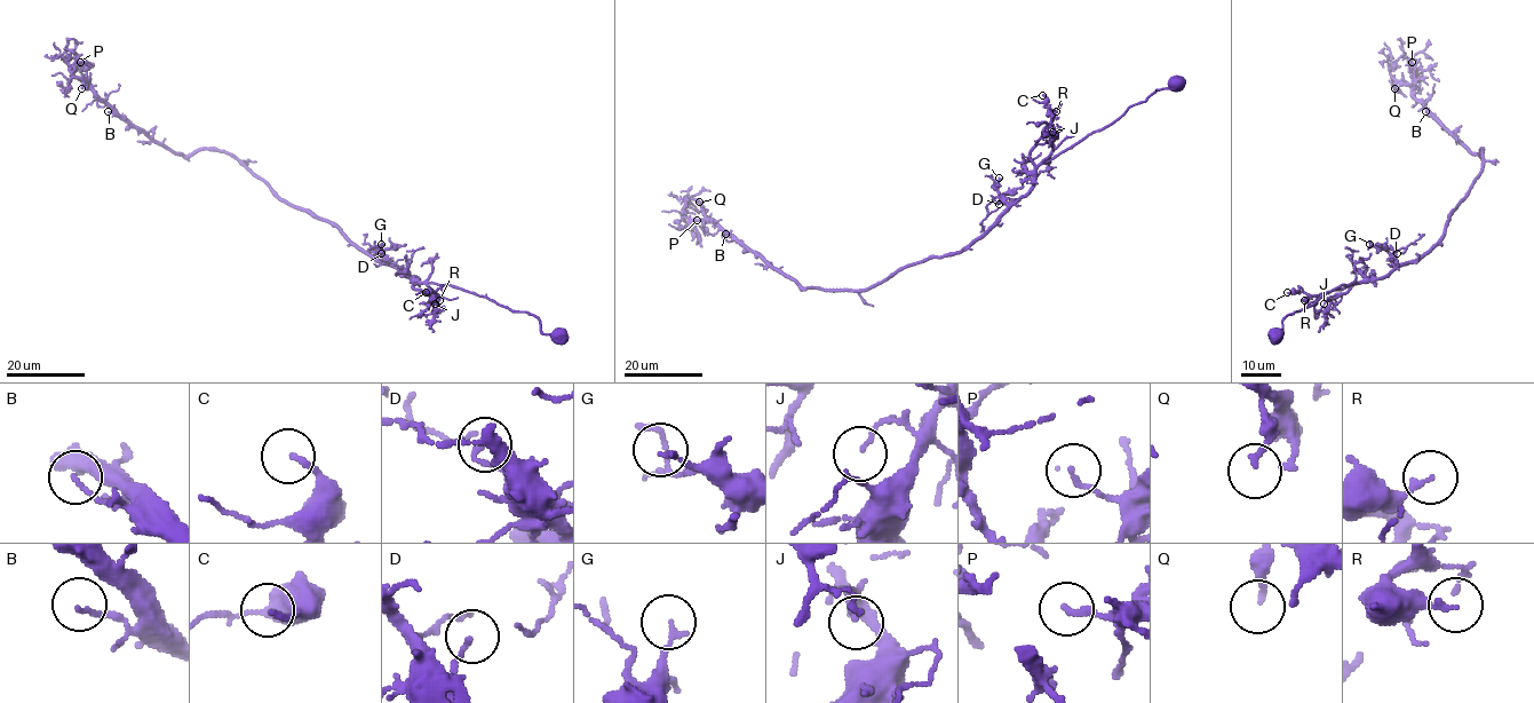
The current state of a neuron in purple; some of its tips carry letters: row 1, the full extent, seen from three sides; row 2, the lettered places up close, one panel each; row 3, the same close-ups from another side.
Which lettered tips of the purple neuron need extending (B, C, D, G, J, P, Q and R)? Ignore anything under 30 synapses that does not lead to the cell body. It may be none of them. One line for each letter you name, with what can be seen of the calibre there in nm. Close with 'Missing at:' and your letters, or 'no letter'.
G: 140 nm
Missing at: G

